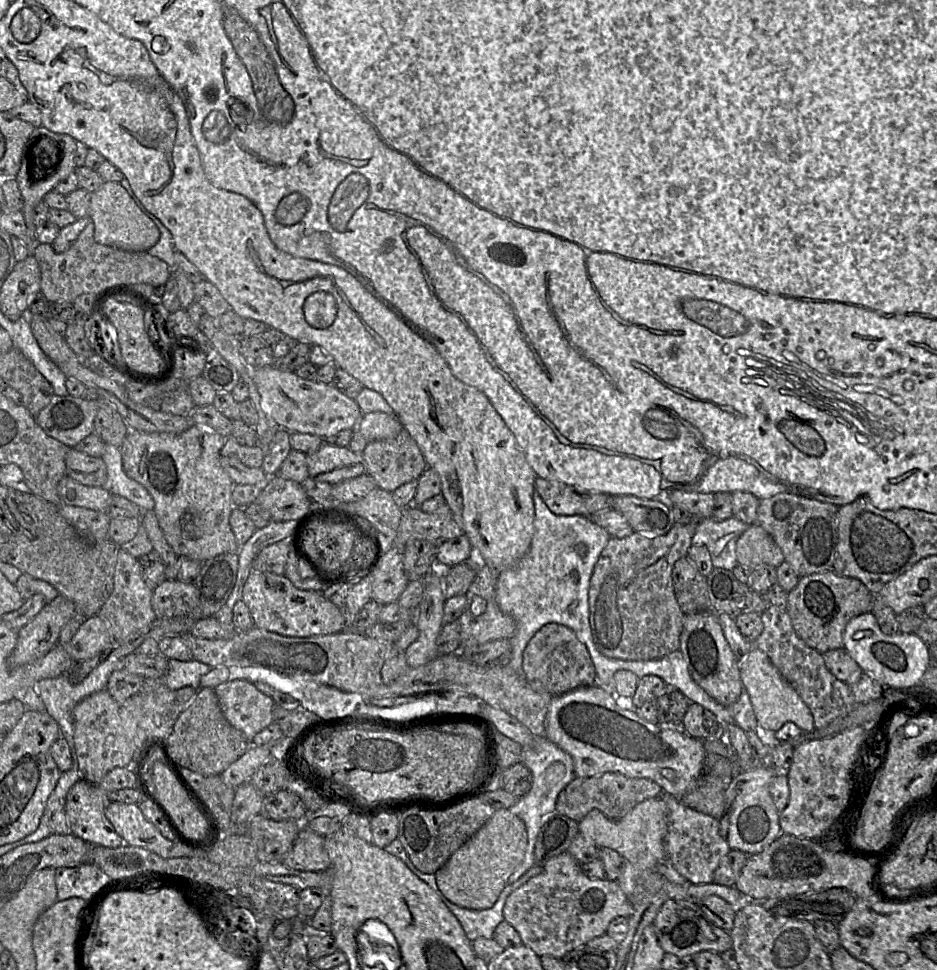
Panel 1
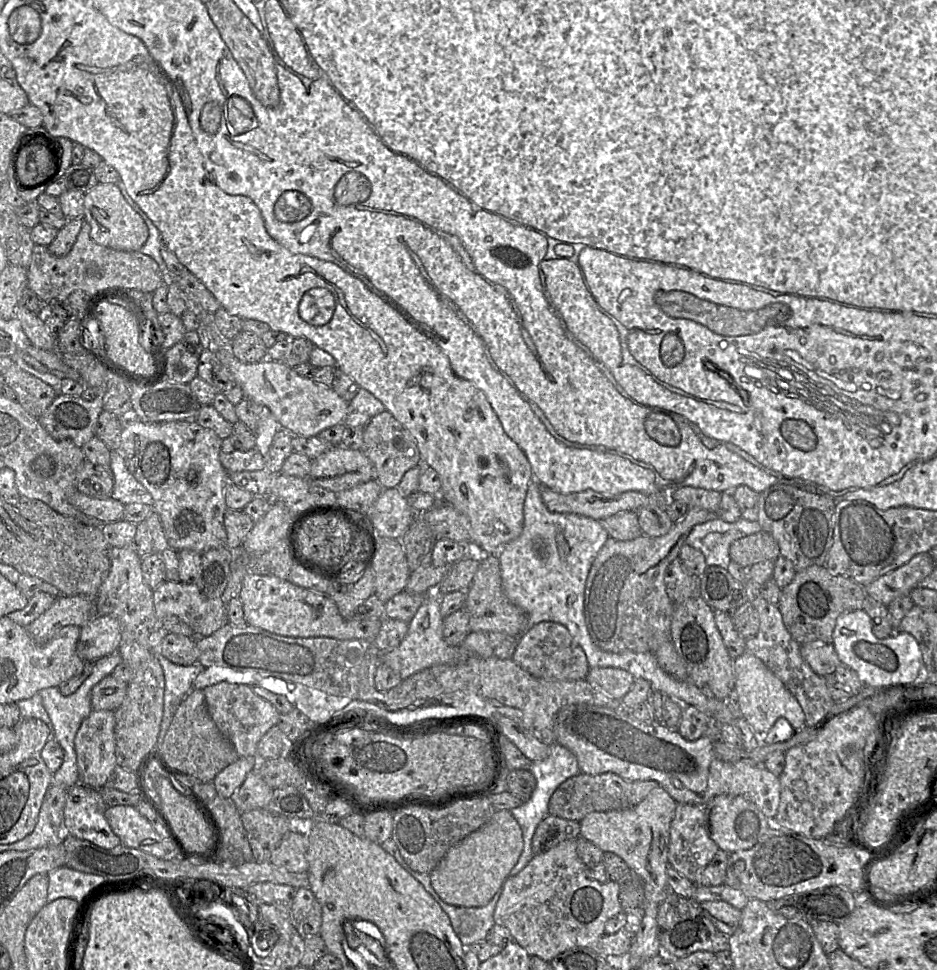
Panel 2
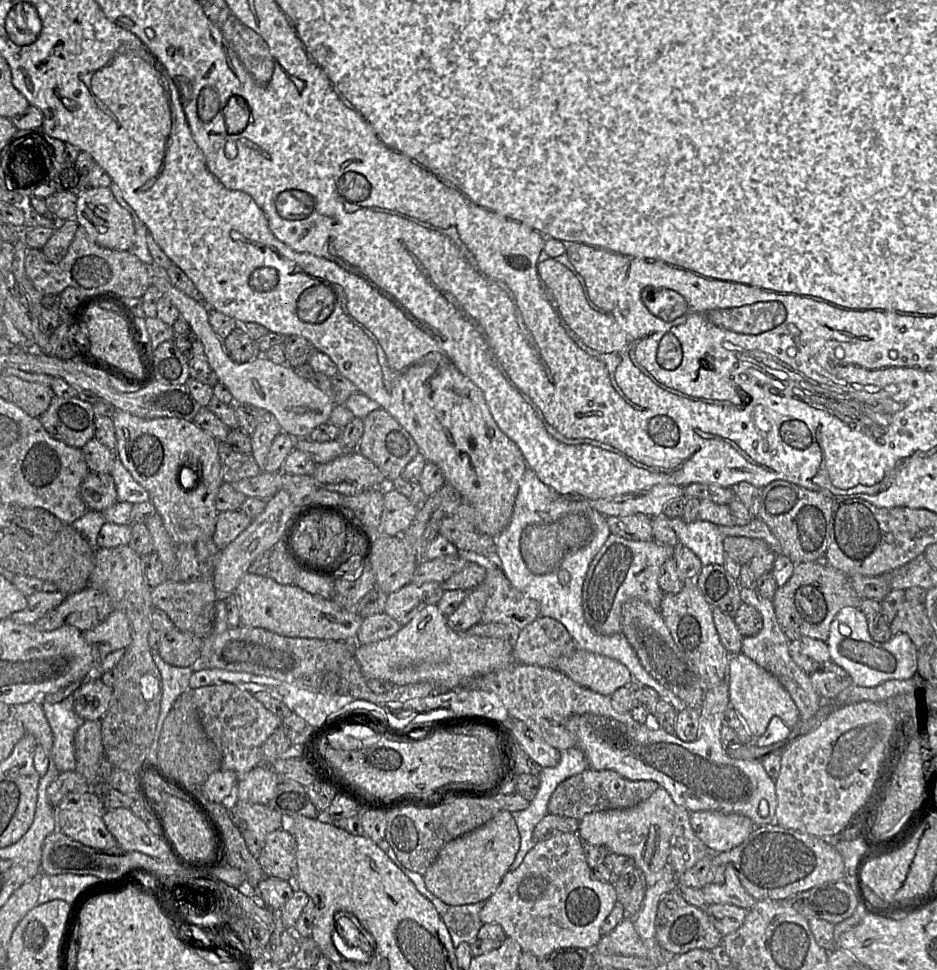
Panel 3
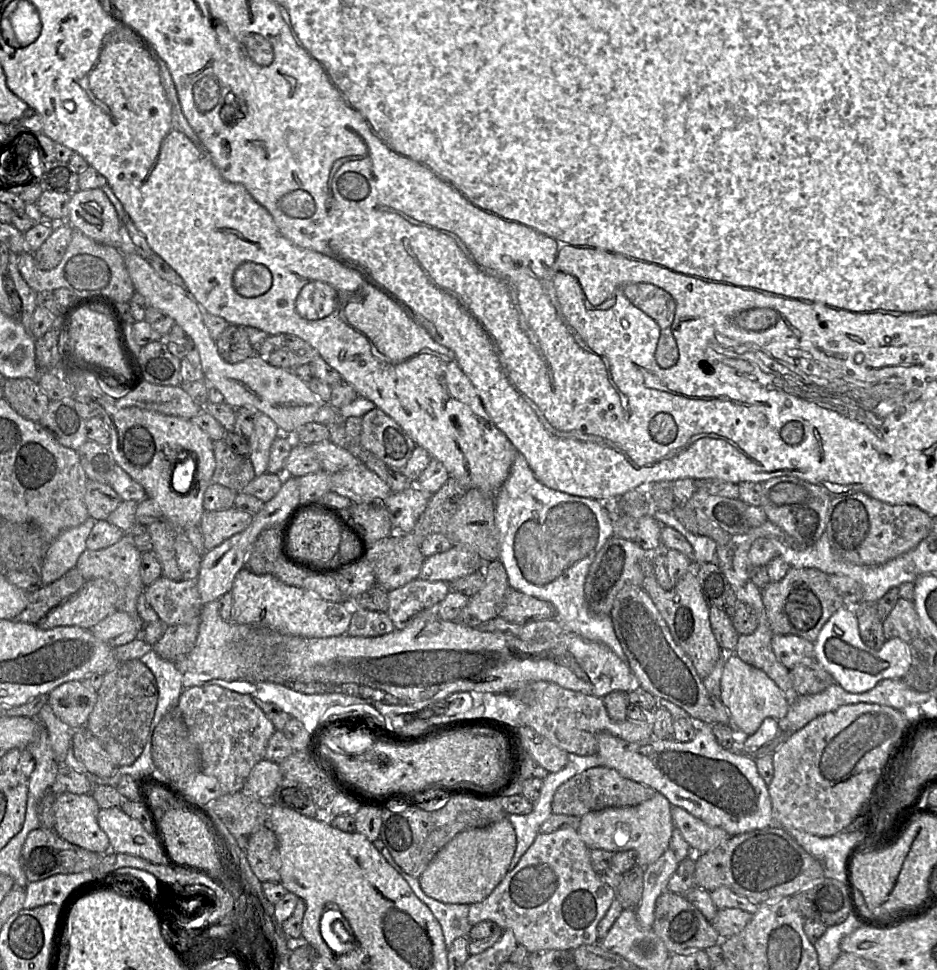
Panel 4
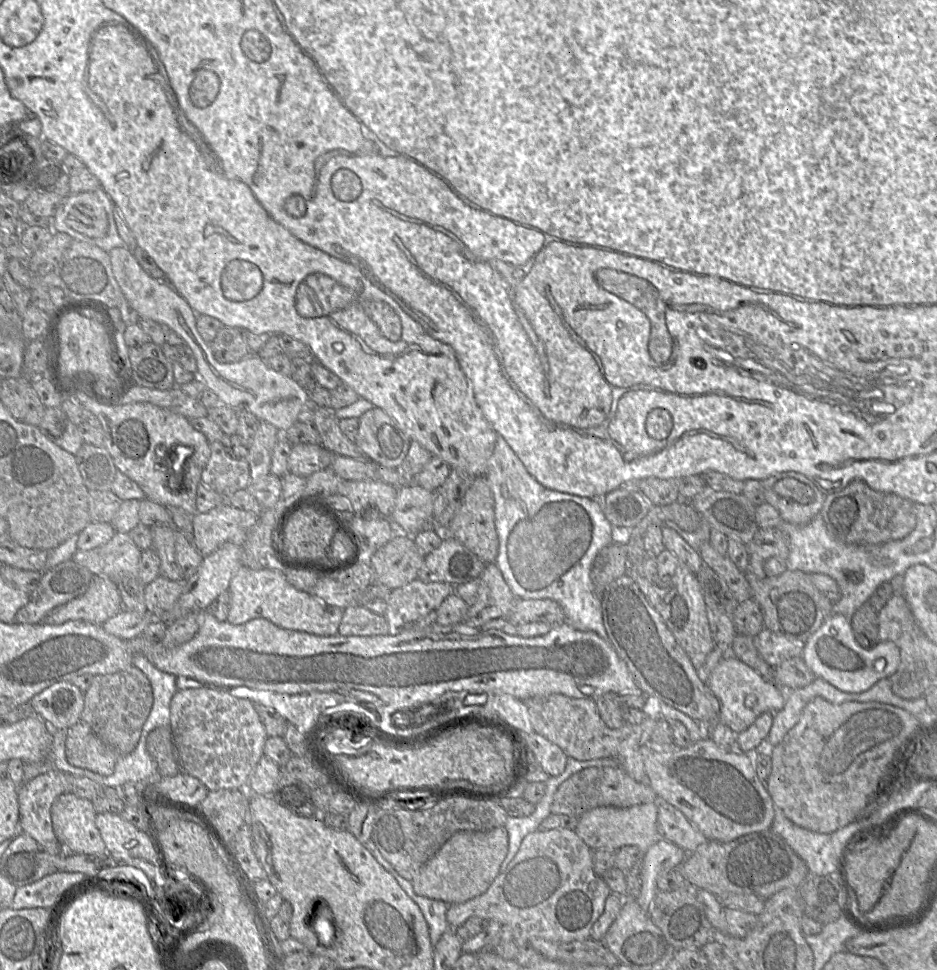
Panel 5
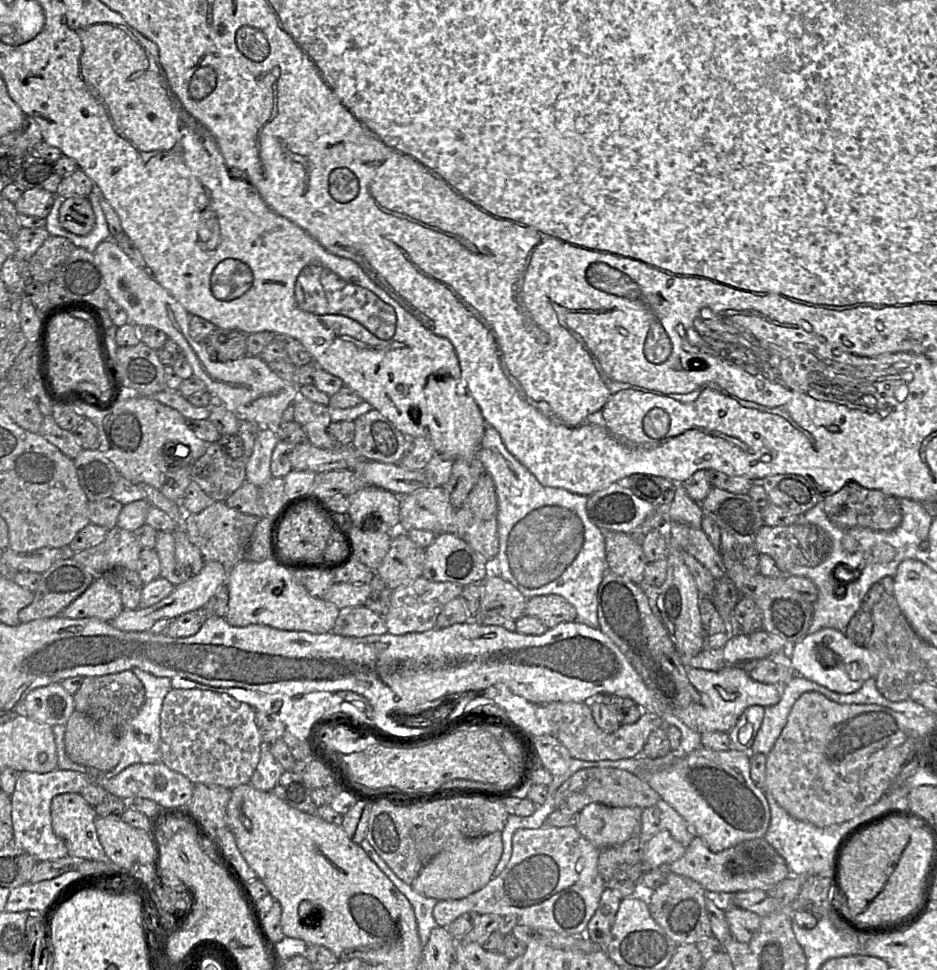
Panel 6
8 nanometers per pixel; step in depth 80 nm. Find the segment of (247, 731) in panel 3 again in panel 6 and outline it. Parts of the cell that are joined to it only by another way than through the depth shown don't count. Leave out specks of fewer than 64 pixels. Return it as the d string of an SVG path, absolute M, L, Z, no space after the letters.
M171 689L160 712L161 762L169 769L187 777L193 784L216 785L233 789L249 784L264 747L255 722L255 710L227 694L199 689Z

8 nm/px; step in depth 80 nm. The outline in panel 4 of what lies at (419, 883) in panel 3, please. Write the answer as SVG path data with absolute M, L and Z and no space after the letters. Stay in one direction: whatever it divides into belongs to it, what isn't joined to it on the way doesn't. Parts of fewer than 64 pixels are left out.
M377 839L372 843L385 858L387 863L408 883L417 898L431 910L441 926L444 941L448 948L456 938L468 937L472 928L468 919L468 904L446 904L427 896L421 889L418 879L404 872L404 870L395 862L380 839Z

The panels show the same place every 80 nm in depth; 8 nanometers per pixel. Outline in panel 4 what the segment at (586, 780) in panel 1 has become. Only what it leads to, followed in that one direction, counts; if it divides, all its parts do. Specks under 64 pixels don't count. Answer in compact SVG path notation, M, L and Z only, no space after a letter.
M596 766L578 773L560 785L554 793L551 809L553 814L582 817L583 815L608 807L638 805L657 793L649 786L622 776L607 766Z

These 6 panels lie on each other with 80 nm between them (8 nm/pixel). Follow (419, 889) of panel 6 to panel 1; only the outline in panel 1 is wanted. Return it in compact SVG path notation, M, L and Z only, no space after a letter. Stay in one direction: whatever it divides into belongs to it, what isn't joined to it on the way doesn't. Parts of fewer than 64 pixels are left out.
M497 809L494 814L472 835L447 862L434 874L441 893L453 904L471 910L491 908L508 884L508 879L522 862L527 848L525 823L509 809Z

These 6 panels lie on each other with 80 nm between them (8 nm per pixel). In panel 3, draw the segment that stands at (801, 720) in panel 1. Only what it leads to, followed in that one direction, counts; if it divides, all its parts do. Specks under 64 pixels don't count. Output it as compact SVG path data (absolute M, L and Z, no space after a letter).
M742 653L730 655L729 701L730 707L743 718L754 740L764 734L773 717L782 719L790 729L800 721L796 704L778 679Z

